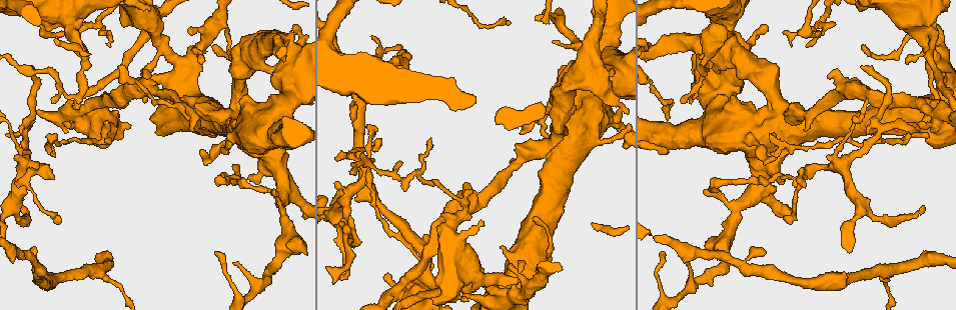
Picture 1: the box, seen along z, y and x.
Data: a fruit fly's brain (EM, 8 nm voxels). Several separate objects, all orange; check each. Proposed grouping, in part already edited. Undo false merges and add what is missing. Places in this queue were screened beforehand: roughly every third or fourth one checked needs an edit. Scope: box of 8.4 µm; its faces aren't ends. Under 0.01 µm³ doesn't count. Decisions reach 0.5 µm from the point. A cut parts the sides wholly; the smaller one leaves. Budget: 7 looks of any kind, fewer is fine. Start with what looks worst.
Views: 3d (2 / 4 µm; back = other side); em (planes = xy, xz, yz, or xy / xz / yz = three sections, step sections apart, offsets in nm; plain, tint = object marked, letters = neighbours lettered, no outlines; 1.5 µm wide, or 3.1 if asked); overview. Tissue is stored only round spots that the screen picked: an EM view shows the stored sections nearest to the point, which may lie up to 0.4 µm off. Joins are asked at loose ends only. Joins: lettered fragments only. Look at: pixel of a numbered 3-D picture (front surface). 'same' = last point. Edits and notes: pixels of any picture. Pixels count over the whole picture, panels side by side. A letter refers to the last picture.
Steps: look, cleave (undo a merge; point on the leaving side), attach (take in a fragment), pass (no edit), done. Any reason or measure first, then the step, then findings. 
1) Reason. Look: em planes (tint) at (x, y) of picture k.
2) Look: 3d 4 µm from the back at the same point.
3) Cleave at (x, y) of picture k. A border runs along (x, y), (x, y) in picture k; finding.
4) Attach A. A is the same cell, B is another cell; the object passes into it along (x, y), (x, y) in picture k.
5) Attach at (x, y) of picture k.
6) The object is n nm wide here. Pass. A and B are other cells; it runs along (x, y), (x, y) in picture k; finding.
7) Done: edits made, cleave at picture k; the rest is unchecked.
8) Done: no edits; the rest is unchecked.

Thin end. Look: 3d 2 µm from the back at (342, 278) of picture 1.

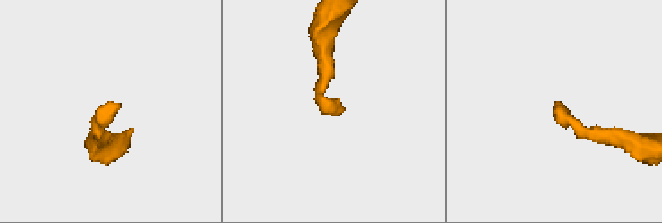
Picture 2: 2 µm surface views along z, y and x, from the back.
Need the tissue. Look: em planes (letters) at (120, 105) of picture 2.

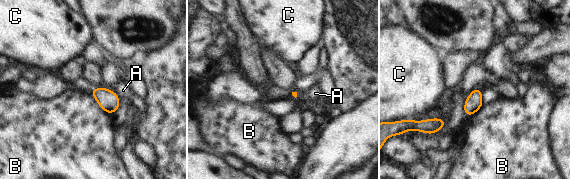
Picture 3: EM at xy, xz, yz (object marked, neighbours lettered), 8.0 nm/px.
The longest contact is with B, 260 nm. Pass. A, B and C are other cells; none of them fits.

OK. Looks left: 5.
Branch stops here. Look: em xy step 4 (letters) at (350, 119) of picture 1.

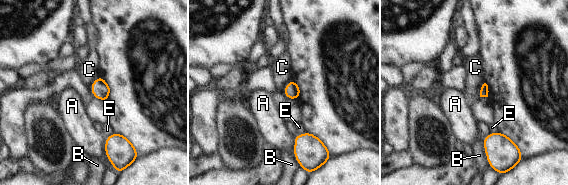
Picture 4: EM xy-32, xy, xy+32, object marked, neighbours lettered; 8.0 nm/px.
Look: em planes (letters) at the same point.

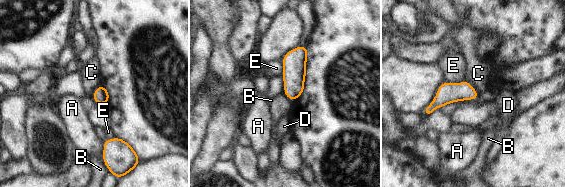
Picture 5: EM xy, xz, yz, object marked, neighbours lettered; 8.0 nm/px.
The longest contact is with C, 200 nm. Pass. A, B, C, D and E are other cells; a border runs along (464, 80), (475, 90), (478, 99) in picture 5; none of them fits.

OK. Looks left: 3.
Touches itself. Look: em planes (letters) at (155, 63) of picture 1.

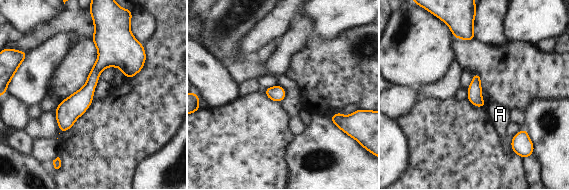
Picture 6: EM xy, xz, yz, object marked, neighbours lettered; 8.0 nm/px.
The object is 110 nm wide here. Pass. A is another cell; it runs along (96, 34), (103, 61), (62, 128) in picture 6; continuous, no second neuron.

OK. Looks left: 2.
Done: no edits; the rest is unchecked.

